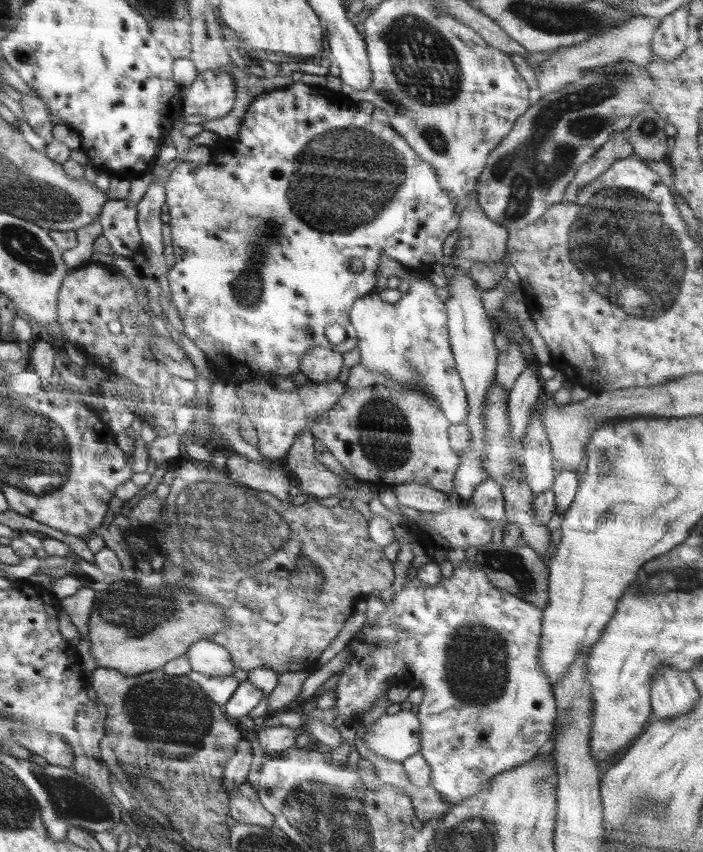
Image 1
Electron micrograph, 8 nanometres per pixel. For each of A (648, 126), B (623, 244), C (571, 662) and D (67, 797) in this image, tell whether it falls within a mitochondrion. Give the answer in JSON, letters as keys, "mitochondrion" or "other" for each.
{"A":"mitochondrion","B":"mitochondrion","C":"other","D":"mitochondrion"}

